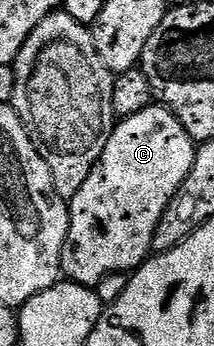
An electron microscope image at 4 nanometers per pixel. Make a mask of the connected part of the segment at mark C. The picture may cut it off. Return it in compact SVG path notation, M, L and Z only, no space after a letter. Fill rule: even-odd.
M162 105L146 107L141 113L116 122L105 145L105 153L101 153L85 185L81 185L69 201L71 220L61 253L62 274L74 283L95 289L105 277L134 272L135 268L146 263L152 254L153 233L181 181L189 177L196 150L196 140L183 128L181 121L177 121L174 113Z

